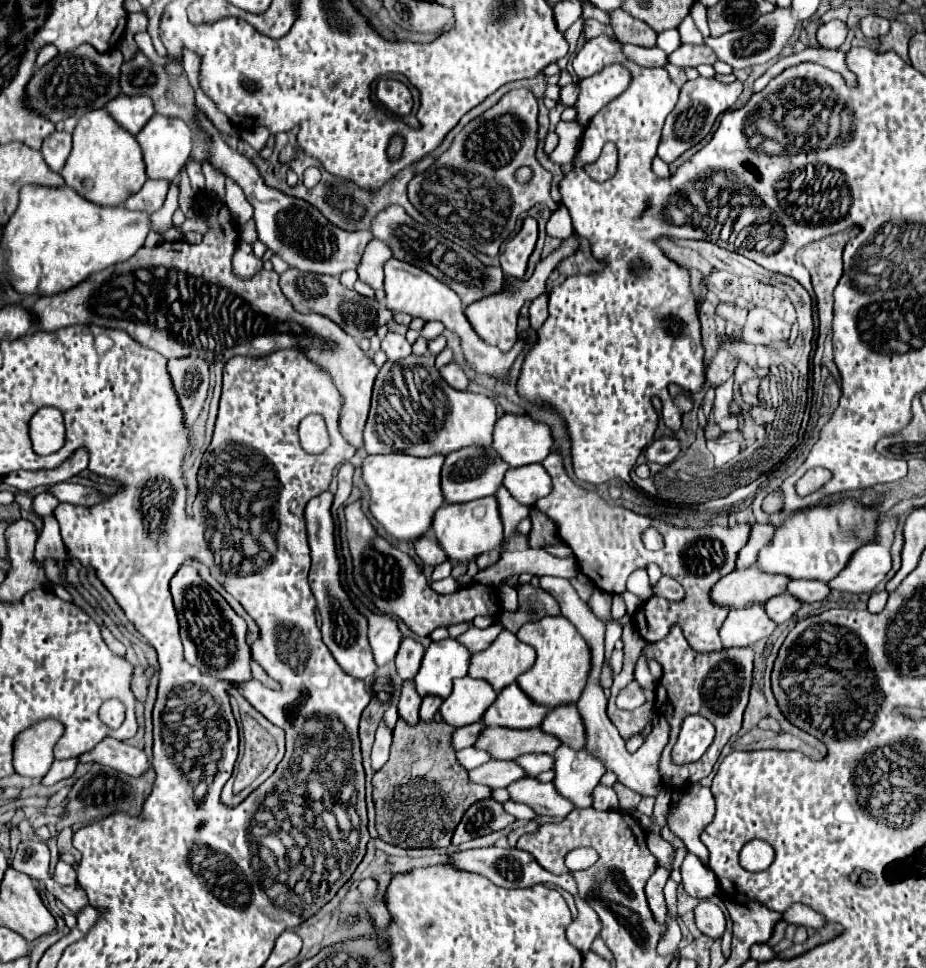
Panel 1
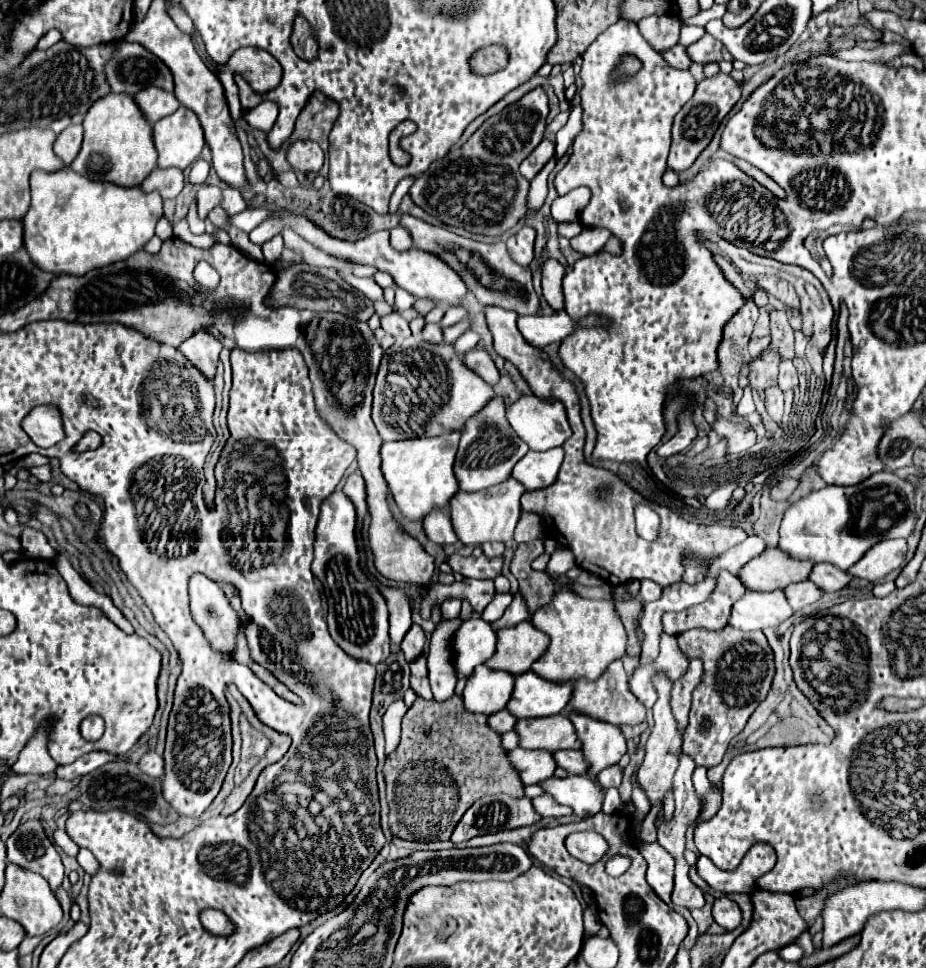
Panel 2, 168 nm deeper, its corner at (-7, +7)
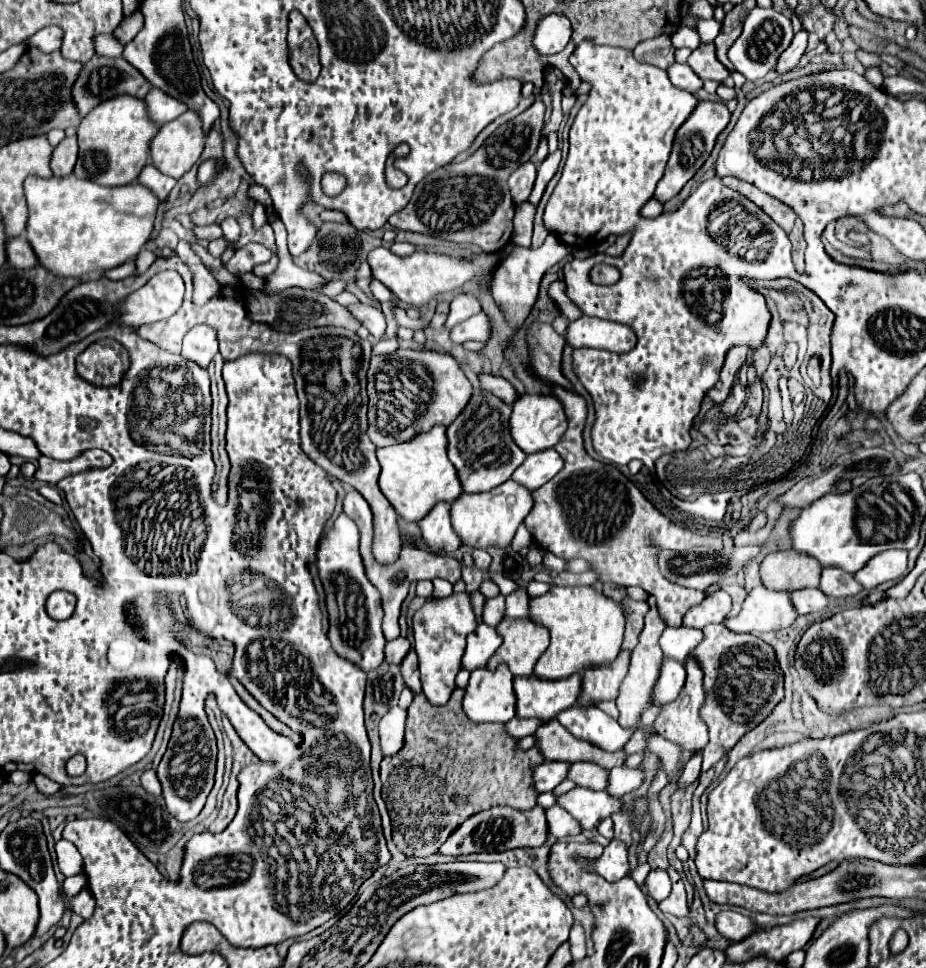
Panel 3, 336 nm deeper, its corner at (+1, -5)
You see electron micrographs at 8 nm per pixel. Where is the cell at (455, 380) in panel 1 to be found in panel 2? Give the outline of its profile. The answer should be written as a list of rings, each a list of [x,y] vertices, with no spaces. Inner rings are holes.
[[[478,349],[468,351],[468,353],[464,355],[464,363],[466,363],[472,371],[476,371],[486,383],[490,383],[490,385],[496,385],[496,383],[498,383],[500,373],[498,373],[492,357],[490,357],[486,351],[478,351]]]

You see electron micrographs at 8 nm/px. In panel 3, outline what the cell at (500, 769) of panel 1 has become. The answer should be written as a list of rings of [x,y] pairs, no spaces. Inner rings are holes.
[[[544,761],[532,769],[532,779],[534,779],[534,789],[538,793],[548,793],[552,791],[558,783],[562,783],[566,777],[564,773],[568,771],[570,763],[560,763],[560,761]]]

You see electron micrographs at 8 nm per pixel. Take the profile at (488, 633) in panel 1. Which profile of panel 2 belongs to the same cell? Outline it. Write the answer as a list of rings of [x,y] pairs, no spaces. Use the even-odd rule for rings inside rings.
[[[516,591],[514,593],[514,601],[508,605],[508,609],[506,609],[506,613],[496,621],[496,623],[492,623],[492,627],[498,631],[498,629],[502,629],[502,627],[512,627],[512,625],[518,625],[520,621],[524,621],[524,619],[528,619],[528,607],[526,607],[526,603],[524,603],[524,597],[522,597],[522,593],[520,591]]]

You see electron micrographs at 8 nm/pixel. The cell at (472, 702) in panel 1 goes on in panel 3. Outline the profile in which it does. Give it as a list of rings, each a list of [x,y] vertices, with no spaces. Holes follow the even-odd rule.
[[[500,665],[494,673],[476,669],[464,693],[464,713],[474,723],[506,723],[514,717],[512,673]]]

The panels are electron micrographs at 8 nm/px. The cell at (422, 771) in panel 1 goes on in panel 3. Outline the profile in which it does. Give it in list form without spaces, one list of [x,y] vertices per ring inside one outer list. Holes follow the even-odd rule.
[[[454,689],[448,705],[442,707],[428,705],[422,693],[416,695],[408,707],[404,747],[396,755],[382,759],[382,799],[384,803],[396,805],[394,811],[386,805],[392,819],[392,841],[406,857],[426,857],[436,853],[448,835],[472,813],[494,805],[506,805],[520,811],[528,811],[536,805],[538,793],[530,785],[530,763],[538,765],[544,761],[540,753],[536,753],[536,747],[518,751],[516,741],[504,733],[504,725],[470,721],[462,711],[462,695],[464,689]]]

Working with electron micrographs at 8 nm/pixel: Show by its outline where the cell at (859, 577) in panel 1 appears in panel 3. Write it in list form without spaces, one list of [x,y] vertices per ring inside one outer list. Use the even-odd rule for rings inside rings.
[[[890,549],[878,553],[860,569],[854,573],[854,579],[864,587],[864,589],[874,589],[884,581],[894,581],[900,579],[906,573],[906,563],[908,563],[908,551],[903,549]]]

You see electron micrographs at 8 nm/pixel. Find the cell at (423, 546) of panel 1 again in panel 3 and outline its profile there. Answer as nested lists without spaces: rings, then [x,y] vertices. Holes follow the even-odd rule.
[[[434,505],[420,521],[422,537],[432,553],[454,553],[462,543],[450,525],[450,505]]]

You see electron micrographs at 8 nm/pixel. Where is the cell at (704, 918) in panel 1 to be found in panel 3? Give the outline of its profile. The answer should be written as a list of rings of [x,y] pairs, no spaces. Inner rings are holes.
[[[720,911],[716,915],[716,929],[722,937],[730,941],[740,941],[754,931],[754,923],[750,917],[744,917],[736,911]]]

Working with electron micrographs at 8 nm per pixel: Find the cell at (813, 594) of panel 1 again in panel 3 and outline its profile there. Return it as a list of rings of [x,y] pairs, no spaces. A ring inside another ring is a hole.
[[[824,569],[822,577],[820,577],[820,585],[818,589],[828,595],[830,599],[838,599],[838,597],[852,597],[858,595],[862,591],[862,587],[858,585],[858,581],[854,581],[852,575],[844,573],[842,569]]]

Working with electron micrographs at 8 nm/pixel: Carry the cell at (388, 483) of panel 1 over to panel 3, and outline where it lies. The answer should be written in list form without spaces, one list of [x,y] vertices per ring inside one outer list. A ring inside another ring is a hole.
[[[436,425],[432,431],[420,433],[408,443],[378,449],[378,461],[382,465],[380,489],[404,521],[420,521],[436,503],[452,503],[462,493],[462,485],[458,481],[456,469],[448,459],[446,447],[446,427]]]

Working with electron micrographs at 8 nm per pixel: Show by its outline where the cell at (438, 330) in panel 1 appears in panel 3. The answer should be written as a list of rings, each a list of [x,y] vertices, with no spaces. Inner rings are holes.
[[[460,293],[452,299],[450,303],[450,313],[448,313],[448,319],[446,319],[446,329],[452,329],[456,327],[458,323],[470,319],[472,315],[480,313],[480,303],[474,295],[470,293]]]

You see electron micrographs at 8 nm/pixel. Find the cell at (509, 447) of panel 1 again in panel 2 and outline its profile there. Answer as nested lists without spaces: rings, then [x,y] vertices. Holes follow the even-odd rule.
[[[524,395],[508,407],[506,417],[508,417],[510,427],[518,433],[518,437],[526,441],[528,447],[534,451],[546,451],[552,447],[560,447],[572,435],[572,429],[566,419],[566,409],[556,399],[540,399],[536,395]]]

